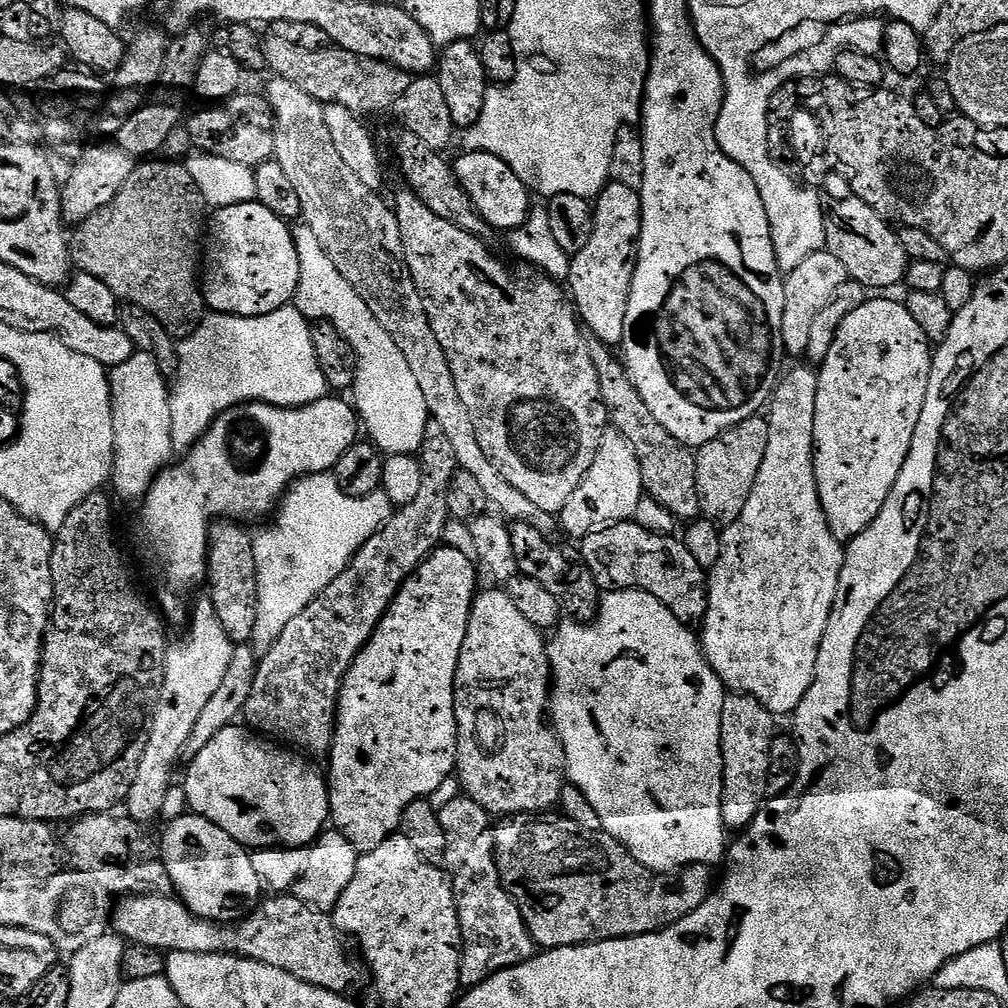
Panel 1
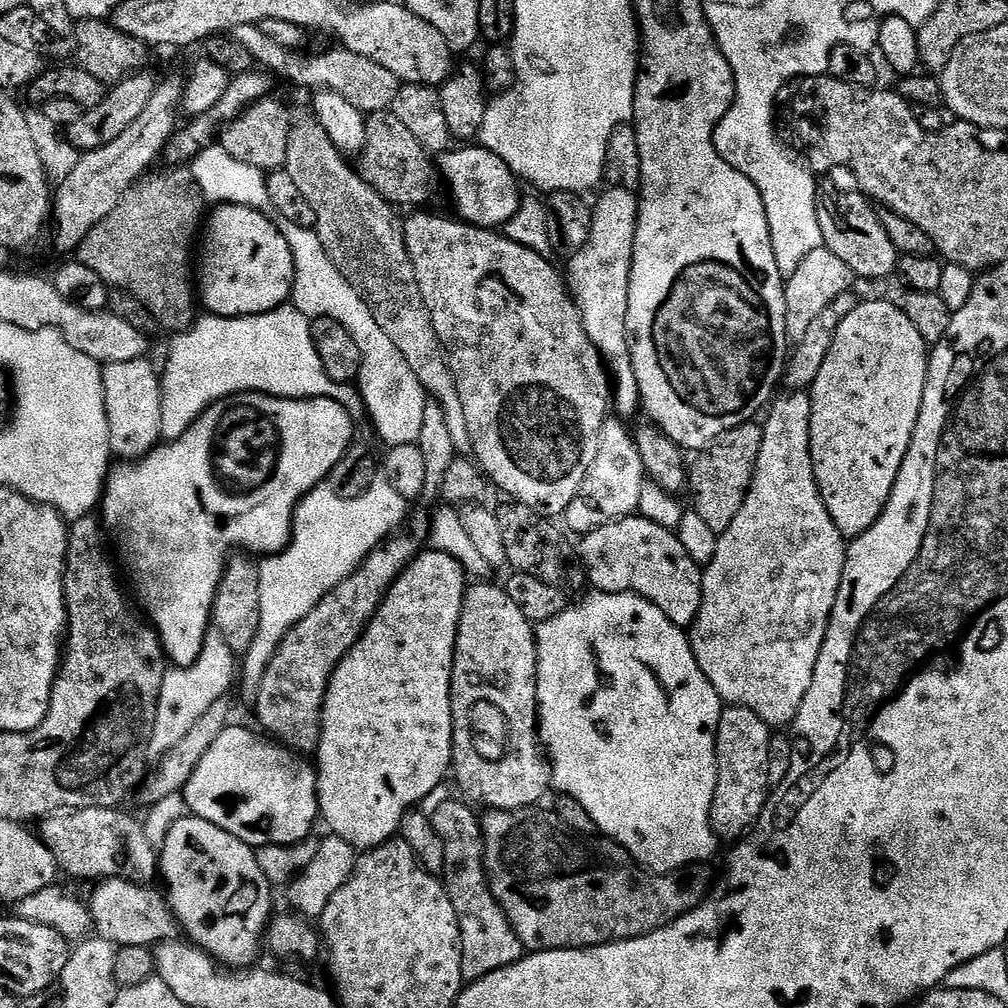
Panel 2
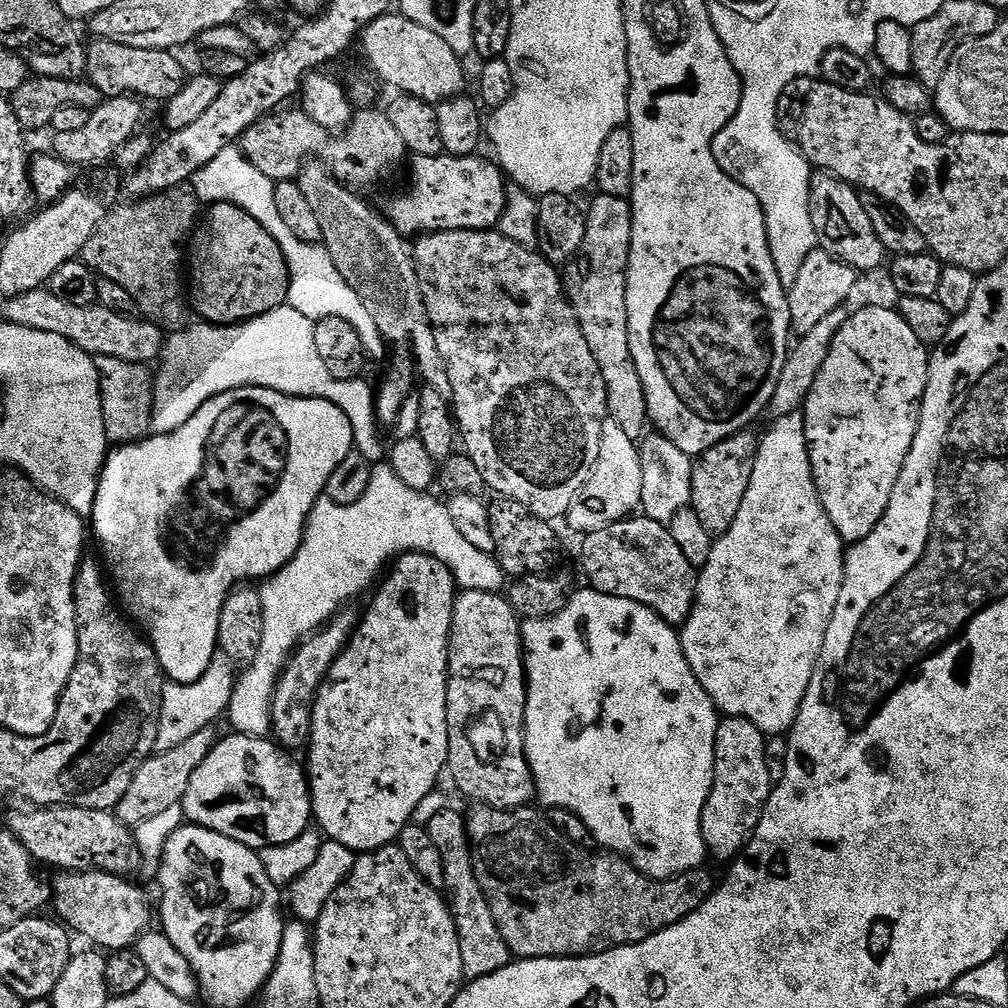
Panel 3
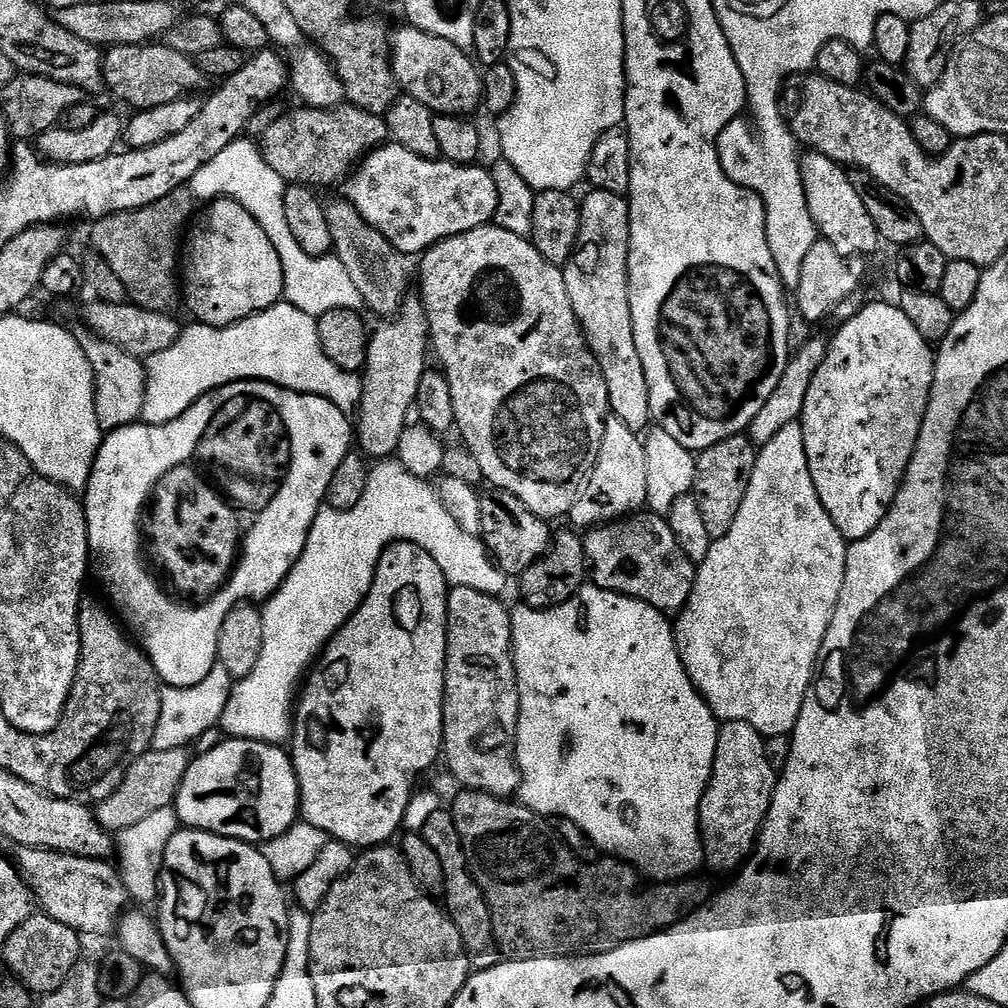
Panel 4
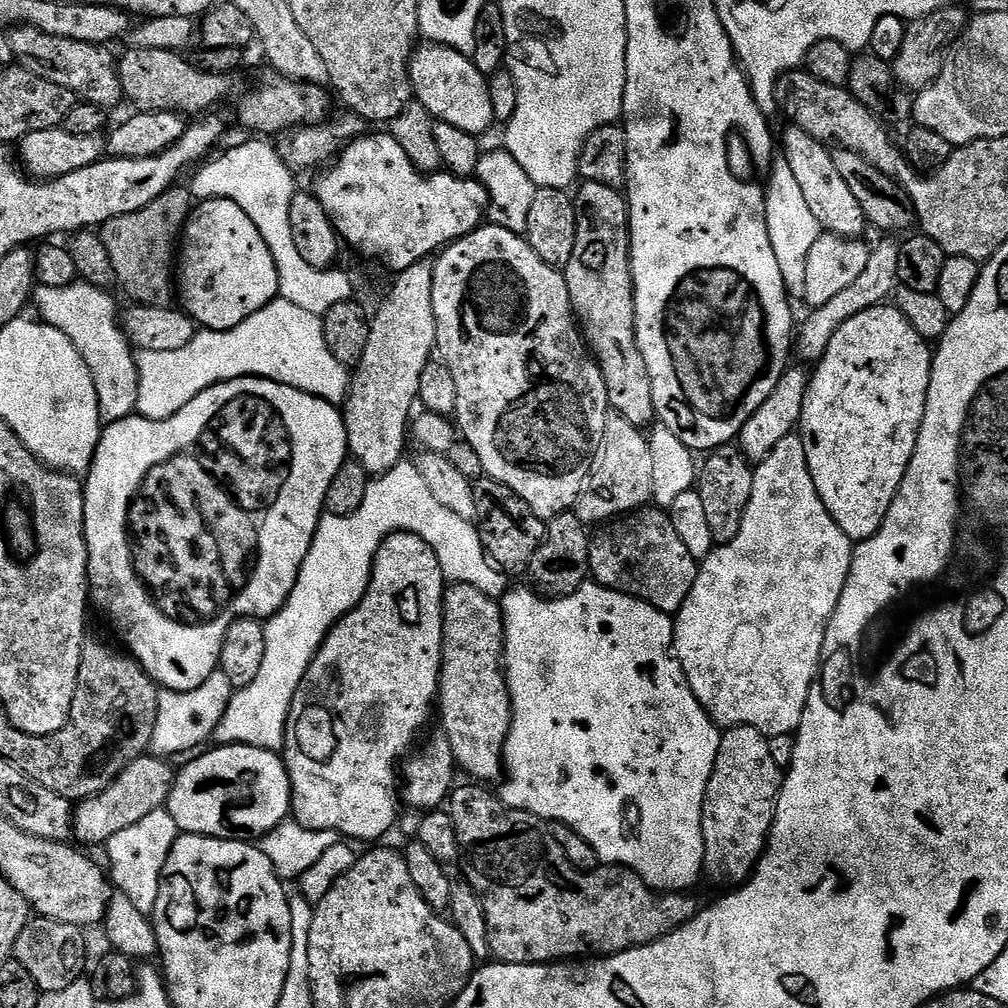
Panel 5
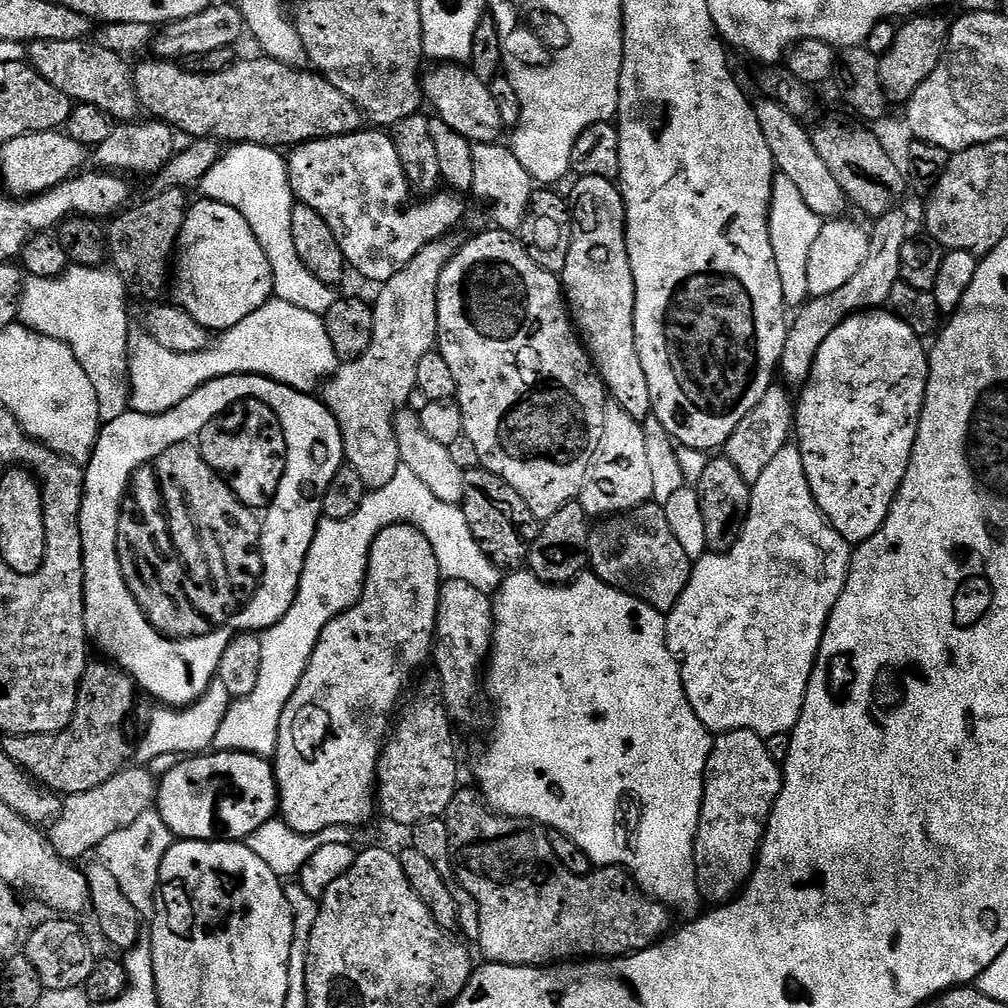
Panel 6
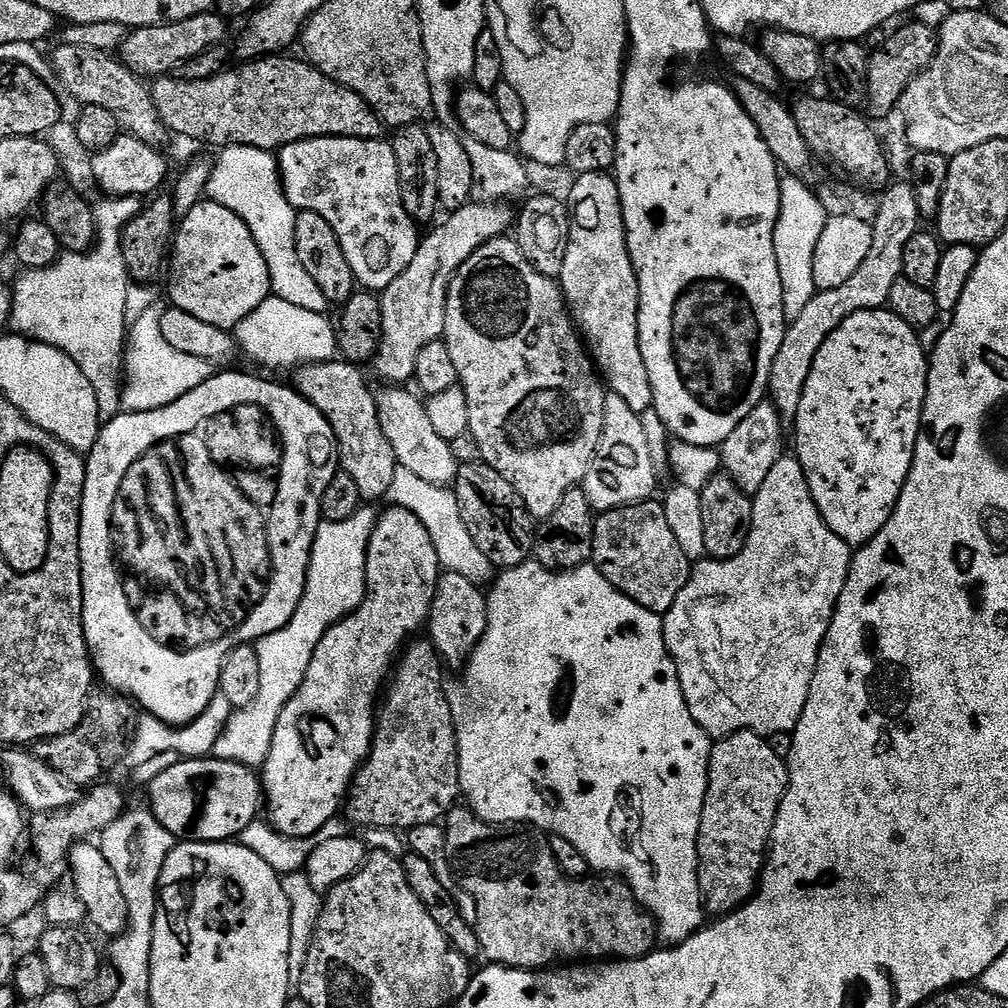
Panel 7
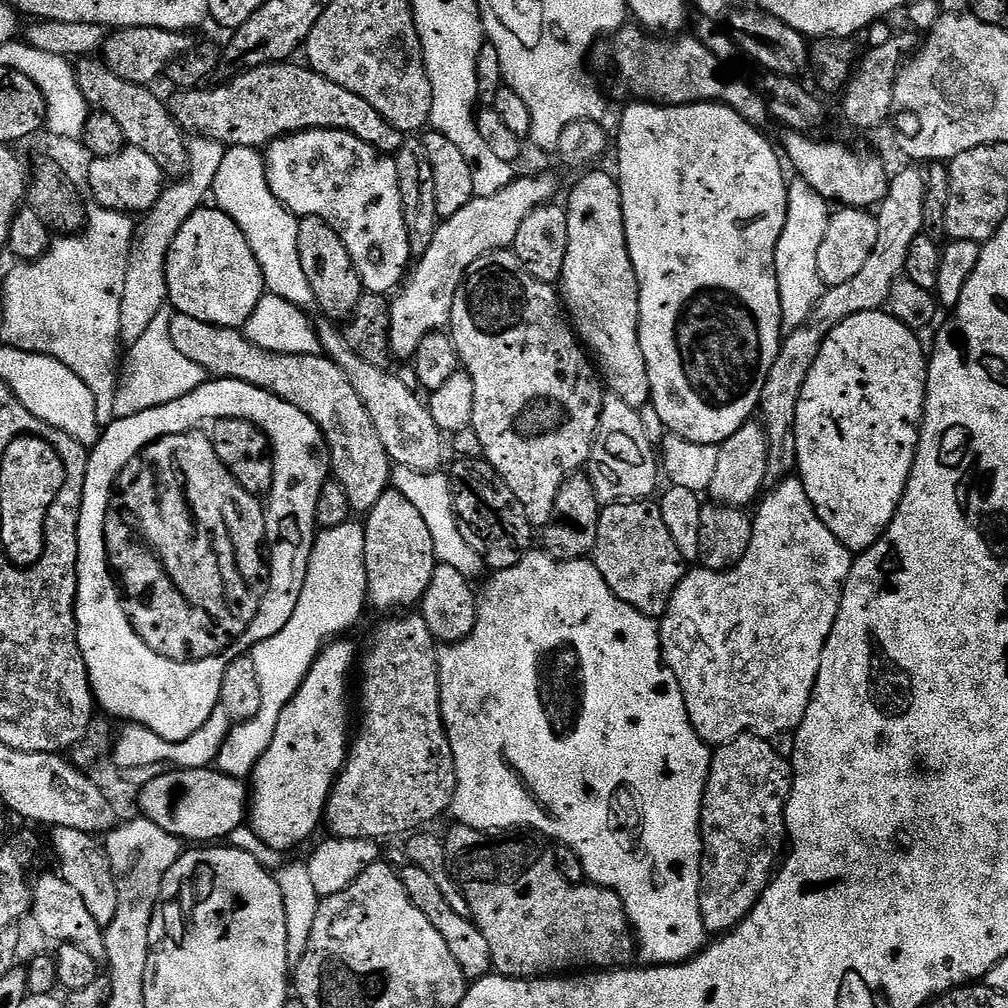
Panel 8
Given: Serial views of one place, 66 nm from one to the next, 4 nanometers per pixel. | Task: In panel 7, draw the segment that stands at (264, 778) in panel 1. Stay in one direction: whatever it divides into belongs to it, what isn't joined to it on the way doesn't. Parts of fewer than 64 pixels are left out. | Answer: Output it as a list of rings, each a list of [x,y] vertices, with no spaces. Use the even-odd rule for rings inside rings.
[[[181,758],[176,766],[163,771],[158,778],[147,784],[146,792],[152,803],[152,815],[180,842],[223,844],[235,841],[247,827],[258,820],[265,803],[261,777],[253,769],[244,764],[211,758]]]

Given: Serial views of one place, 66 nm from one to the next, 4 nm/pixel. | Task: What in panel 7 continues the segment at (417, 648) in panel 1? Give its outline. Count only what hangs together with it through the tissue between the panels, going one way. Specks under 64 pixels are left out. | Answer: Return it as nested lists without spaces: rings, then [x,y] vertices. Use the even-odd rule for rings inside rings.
[[[388,506],[384,513],[381,511],[376,525],[372,528],[372,537],[368,543],[364,600],[356,611],[351,612],[349,616],[343,616],[337,624],[330,626],[330,630],[326,630],[326,634],[322,634],[322,642],[318,642],[318,646],[314,646],[314,658],[310,658],[310,666],[306,666],[306,678],[302,678],[302,686],[298,686],[294,698],[290,698],[290,702],[286,702],[286,706],[278,718],[278,726],[274,730],[274,742],[270,742],[268,757],[262,769],[262,787],[266,801],[266,820],[277,832],[292,839],[306,839],[308,836],[314,836],[328,822],[337,819],[341,815],[342,805],[348,799],[348,793],[353,780],[356,778],[356,773],[363,766],[368,751],[372,748],[372,737],[376,734],[378,697],[385,691],[386,681],[389,679],[390,673],[393,671],[394,665],[406,645],[419,633],[416,632],[419,628],[421,631],[427,625],[430,606],[434,602],[434,590],[438,586],[441,575],[442,567],[439,562],[438,552],[434,548],[434,542],[431,541],[426,526],[419,521],[415,514],[408,509],[397,506]]]

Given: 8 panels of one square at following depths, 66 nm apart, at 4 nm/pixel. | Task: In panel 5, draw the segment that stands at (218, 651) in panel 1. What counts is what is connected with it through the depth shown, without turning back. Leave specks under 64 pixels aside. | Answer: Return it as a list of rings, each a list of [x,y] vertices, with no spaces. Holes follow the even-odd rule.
[[[217,670],[198,686],[198,690],[189,692],[161,691],[154,700],[156,721],[152,735],[151,755],[169,758],[174,754],[189,750],[199,743],[208,744],[215,737],[218,722],[222,722],[222,714],[226,714],[226,706],[230,706],[230,698],[234,689],[230,686],[230,678]]]

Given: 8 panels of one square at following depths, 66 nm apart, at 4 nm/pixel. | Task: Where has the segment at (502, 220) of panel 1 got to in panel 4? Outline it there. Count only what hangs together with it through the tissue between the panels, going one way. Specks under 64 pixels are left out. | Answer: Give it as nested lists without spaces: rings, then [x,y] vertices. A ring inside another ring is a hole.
[[[389,142],[374,149],[356,165],[351,175],[343,181],[343,195],[356,207],[358,214],[362,214],[367,224],[377,228],[400,252],[416,258],[446,238],[466,234],[495,221],[498,186],[494,184],[491,171],[480,167],[479,163],[455,164],[443,158],[427,160],[414,154],[414,150],[406,150],[406,146]]]

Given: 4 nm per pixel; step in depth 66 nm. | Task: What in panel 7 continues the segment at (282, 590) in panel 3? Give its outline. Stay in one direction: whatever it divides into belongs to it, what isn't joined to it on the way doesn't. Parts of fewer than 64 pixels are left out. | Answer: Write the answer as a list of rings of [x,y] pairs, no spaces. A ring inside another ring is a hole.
[[[401,471],[398,480],[392,484],[388,496],[393,505],[410,510],[426,526],[431,541],[434,542],[434,548],[438,552],[441,567],[445,571],[462,574],[470,582],[481,586],[489,585],[493,581],[496,570],[489,559],[478,550],[474,540],[470,538],[470,532],[462,520],[453,489],[423,482],[422,478]],[[362,506],[354,515],[346,518],[346,522],[321,523],[314,538],[306,590],[302,602],[298,602],[298,610],[294,610],[294,618],[290,618],[282,630],[255,641],[258,667],[262,674],[258,698],[254,698],[250,706],[233,711],[224,728],[224,735],[218,738],[212,748],[211,759],[244,764],[253,770],[263,769],[270,742],[274,742],[278,718],[286,702],[294,698],[298,686],[302,686],[302,678],[306,678],[306,666],[310,666],[310,658],[314,658],[314,646],[322,642],[322,634],[326,634],[330,626],[356,611],[364,600],[368,543],[378,519],[377,511],[370,508],[373,507]]]

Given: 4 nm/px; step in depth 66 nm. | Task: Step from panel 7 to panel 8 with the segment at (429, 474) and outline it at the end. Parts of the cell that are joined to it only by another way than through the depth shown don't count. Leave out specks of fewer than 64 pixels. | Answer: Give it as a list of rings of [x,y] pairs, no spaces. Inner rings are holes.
[[[320,318],[320,321],[315,321],[314,327],[316,336],[320,339],[320,352],[340,368],[346,378],[350,378],[350,386],[356,391],[358,398],[362,398],[374,422],[374,430],[378,430],[378,438],[382,438],[382,446],[386,446],[388,459],[393,465],[409,467],[414,472],[435,473],[444,460],[446,440],[440,427],[434,422],[427,403],[423,399],[419,400],[392,370],[362,362],[362,358],[358,358],[358,354],[350,350],[343,331],[333,321]]]

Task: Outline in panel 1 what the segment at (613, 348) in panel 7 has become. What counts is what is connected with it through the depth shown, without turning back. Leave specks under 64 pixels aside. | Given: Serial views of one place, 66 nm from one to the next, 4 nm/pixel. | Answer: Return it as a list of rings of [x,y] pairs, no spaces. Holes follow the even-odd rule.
[[[609,182],[595,197],[592,213],[594,234],[590,234],[590,242],[582,246],[580,253],[572,257],[566,288],[583,327],[601,344],[620,346],[624,342],[626,310],[630,302],[642,230],[639,191]]]

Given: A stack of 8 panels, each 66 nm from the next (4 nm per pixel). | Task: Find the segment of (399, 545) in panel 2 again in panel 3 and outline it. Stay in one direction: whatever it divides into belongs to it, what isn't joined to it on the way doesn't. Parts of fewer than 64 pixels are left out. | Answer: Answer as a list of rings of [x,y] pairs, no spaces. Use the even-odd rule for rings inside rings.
[[[341,610],[310,636],[300,641],[296,651],[288,659],[288,665],[280,671],[280,677],[272,699],[272,731],[275,743],[285,750],[307,749],[308,736],[312,733],[312,707],[318,690],[330,670],[330,666],[340,657],[340,651],[348,644],[358,623],[357,613]]]

